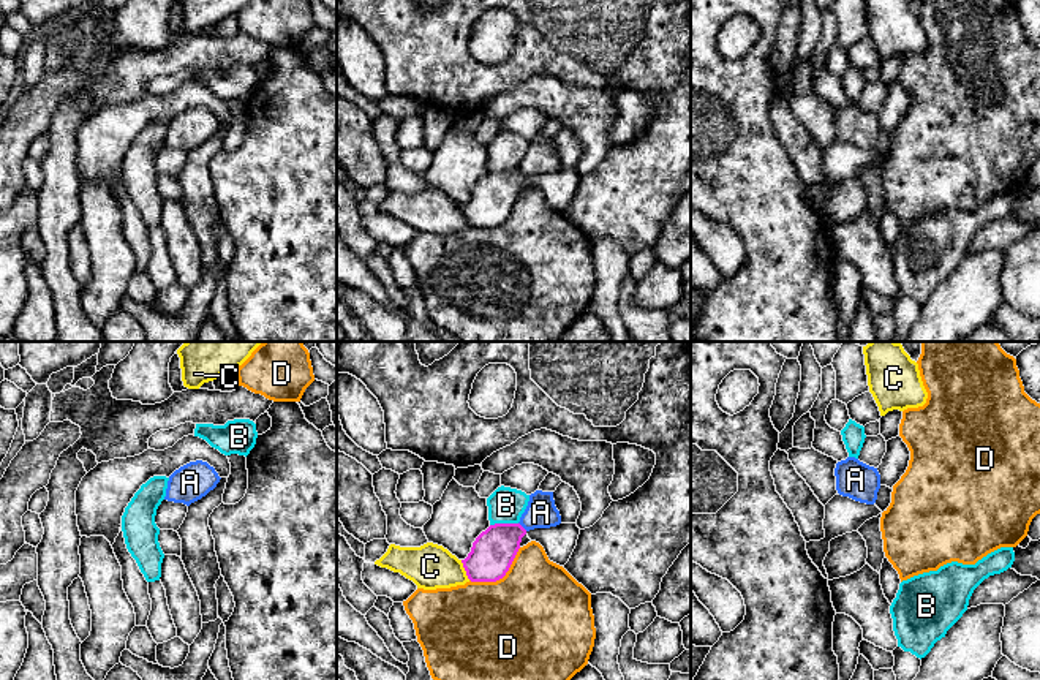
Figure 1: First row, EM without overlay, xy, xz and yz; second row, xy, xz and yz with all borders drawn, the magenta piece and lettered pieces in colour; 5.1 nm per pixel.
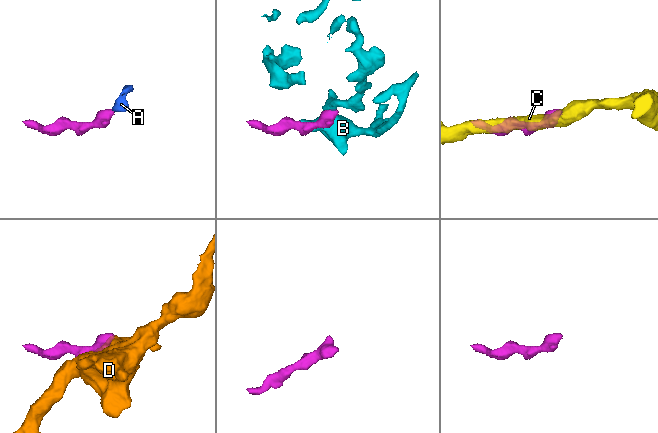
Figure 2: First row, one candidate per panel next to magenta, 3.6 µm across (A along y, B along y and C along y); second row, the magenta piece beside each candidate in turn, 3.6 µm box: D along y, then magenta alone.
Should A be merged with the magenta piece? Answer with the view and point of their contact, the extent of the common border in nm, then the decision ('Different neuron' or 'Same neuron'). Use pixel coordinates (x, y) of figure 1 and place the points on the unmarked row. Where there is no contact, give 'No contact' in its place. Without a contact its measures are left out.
Touches magenta at xz (522, 173). Shared border 60 nm. Different neuron

